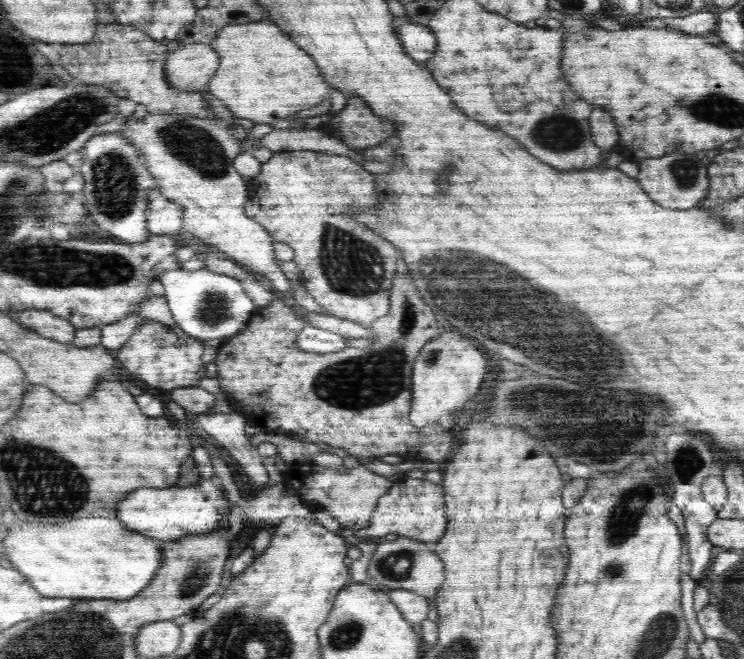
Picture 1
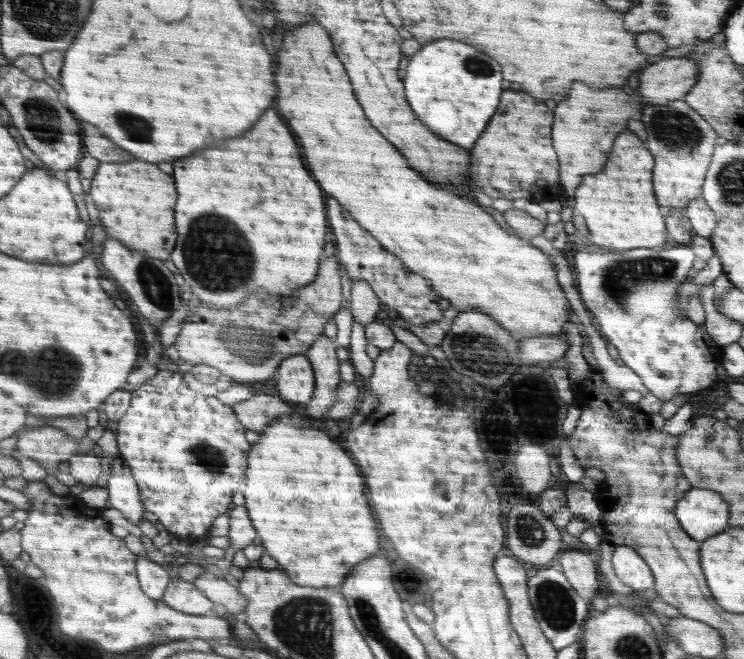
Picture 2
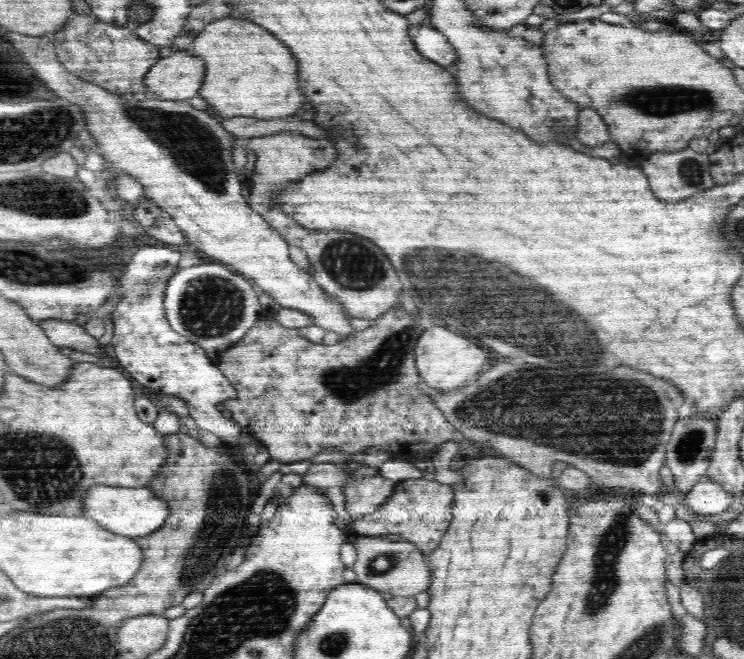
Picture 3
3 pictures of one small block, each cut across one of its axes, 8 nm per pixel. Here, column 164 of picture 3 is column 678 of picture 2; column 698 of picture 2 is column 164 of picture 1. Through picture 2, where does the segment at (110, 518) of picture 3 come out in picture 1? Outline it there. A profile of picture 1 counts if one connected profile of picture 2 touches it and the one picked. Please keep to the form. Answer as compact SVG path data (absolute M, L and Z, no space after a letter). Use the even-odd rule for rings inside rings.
M196 420L186 422L183 426L185 427L185 430L188 433L188 439L190 441L190 445L192 446L191 452L194 454L194 458L196 458L196 462L200 462L202 482L200 482L198 486L188 487L188 490L172 490L172 488L144 488L144 490L134 490L132 494L128 494L128 498L126 498L126 500L124 500L124 502L122 502L120 506L118 506L118 514L115 514L115 518L116 516L118 516L118 518L120 518L120 520L122 520L122 522L124 522L124 524L126 524L126 526L128 526L128 528L132 530L132 532L140 533L141 536L142 534L146 534L146 537L156 538L156 540L166 541L164 540L164 538L176 538L176 536L186 535L189 533L205 533L206 531L217 529L220 525L223 525L223 508L225 507L225 502L224 500L221 500L220 492L217 492L217 488L215 488L215 486L213 486L213 484L211 484L211 482L207 480L208 477L211 477L212 475L214 475L214 468L212 467L212 461L210 461L209 459L210 456L207 454L206 449L204 449L204 447L201 446L200 443L198 443L192 437L193 434L195 434L194 432L195 429L197 428Z

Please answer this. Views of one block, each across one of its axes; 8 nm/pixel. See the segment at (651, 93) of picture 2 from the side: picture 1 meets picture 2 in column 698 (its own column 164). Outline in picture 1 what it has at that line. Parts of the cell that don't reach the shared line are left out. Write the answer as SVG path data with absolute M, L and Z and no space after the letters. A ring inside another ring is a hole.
M200 42L180 44L165 62L165 82L179 92L207 91L219 64L220 57L213 52L212 45Z

